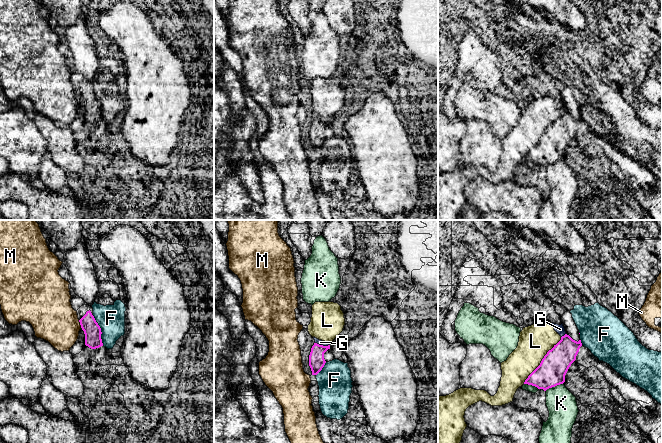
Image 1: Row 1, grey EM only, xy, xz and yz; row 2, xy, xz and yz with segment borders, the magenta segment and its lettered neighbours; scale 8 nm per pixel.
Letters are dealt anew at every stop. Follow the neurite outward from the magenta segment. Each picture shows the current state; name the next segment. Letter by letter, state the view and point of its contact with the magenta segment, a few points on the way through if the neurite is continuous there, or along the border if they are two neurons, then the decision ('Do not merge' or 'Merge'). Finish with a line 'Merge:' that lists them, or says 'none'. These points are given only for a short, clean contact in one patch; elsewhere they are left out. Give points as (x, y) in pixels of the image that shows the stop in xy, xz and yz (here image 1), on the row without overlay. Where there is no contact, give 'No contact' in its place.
F: Touches magenta at xy (100, 106). Boundary: xy (92, 91), (100, 104), (103, 121). Do not merge
G: Touches magenta at xz (322, 121). Boundary: xz (315, 118), (321, 121), (329, 121). Do not merge
K: Touches magenta at yz (554, 162). Boundary: yz (563, 158), (545, 166). Do not merge
L: Touches magenta at yz (542, 136). Do not merge
M: Touches magenta at xy (80, 100). Boundary: xy (78, 96), (81, 103). Do not merge
Merge: none

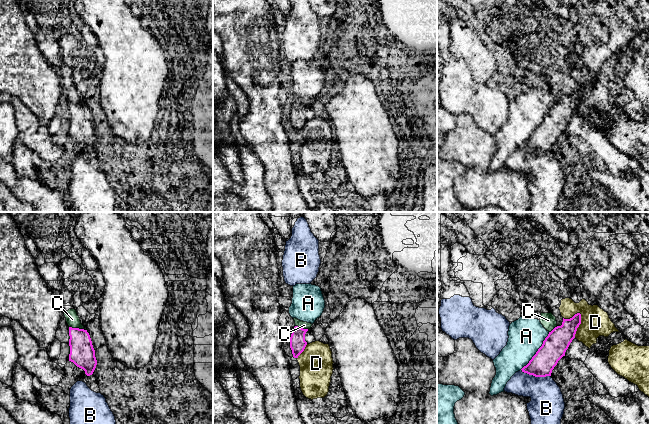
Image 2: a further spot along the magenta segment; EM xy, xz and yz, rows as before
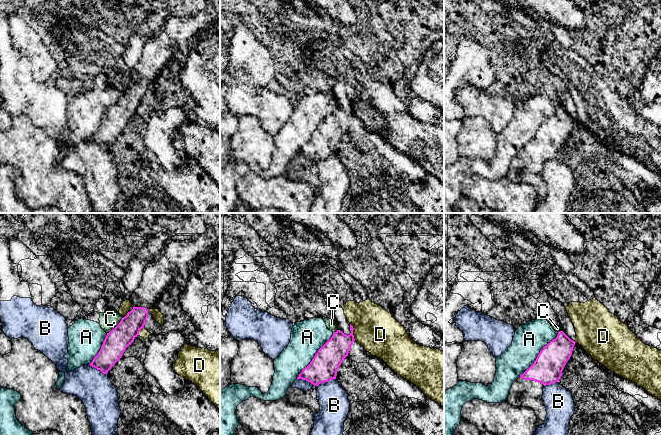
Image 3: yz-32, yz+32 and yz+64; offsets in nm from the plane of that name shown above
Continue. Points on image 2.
A: Touches magenta at yz (537, 127). Do not merge
B: Touches magenta at yz (536, 152). Boundary: yz (521, 145), (535, 152), (550, 152). Do not merge
C: Touches magenta at xy (76, 104). Boundary: xy (69, 102), (83, 105). Do not merge
D: Touches magenta at yz (579, 100). Boundary: yz (579, 88), (580, 100), (574, 113). Do not merge
Merge: none

